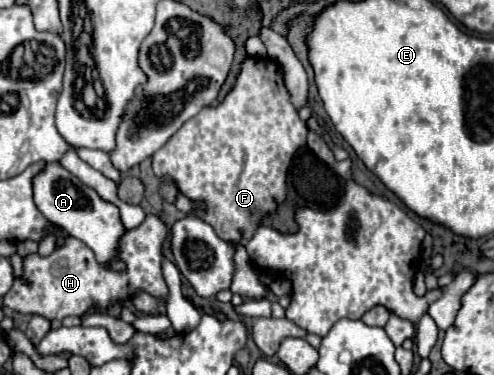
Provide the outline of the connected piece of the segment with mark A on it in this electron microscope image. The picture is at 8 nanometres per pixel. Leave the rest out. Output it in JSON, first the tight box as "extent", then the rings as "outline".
{"extent":[33,163,125,271],"outline":[[[49,163],[47,169],[43,169],[43,173],[35,177],[33,193],[35,193],[37,207],[53,225],[59,225],[65,233],[83,241],[95,253],[95,259],[107,269],[125,271],[125,263],[117,259],[119,241],[125,233],[125,227],[119,219],[117,205],[101,199],[95,189],[83,185],[75,175],[71,175],[59,163]]]}

